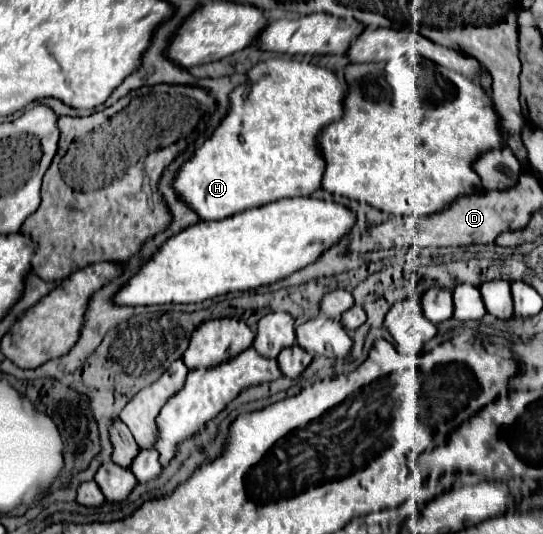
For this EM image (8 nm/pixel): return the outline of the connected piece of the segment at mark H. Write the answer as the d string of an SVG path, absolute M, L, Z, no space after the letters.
M269 58L255 64L247 72L247 80L229 94L227 116L193 156L181 164L173 180L177 196L201 220L221 220L281 198L313 194L321 188L321 176L325 170L325 160L317 148L317 136L323 126L343 116L343 98L345 82L337 72L289 58Z

